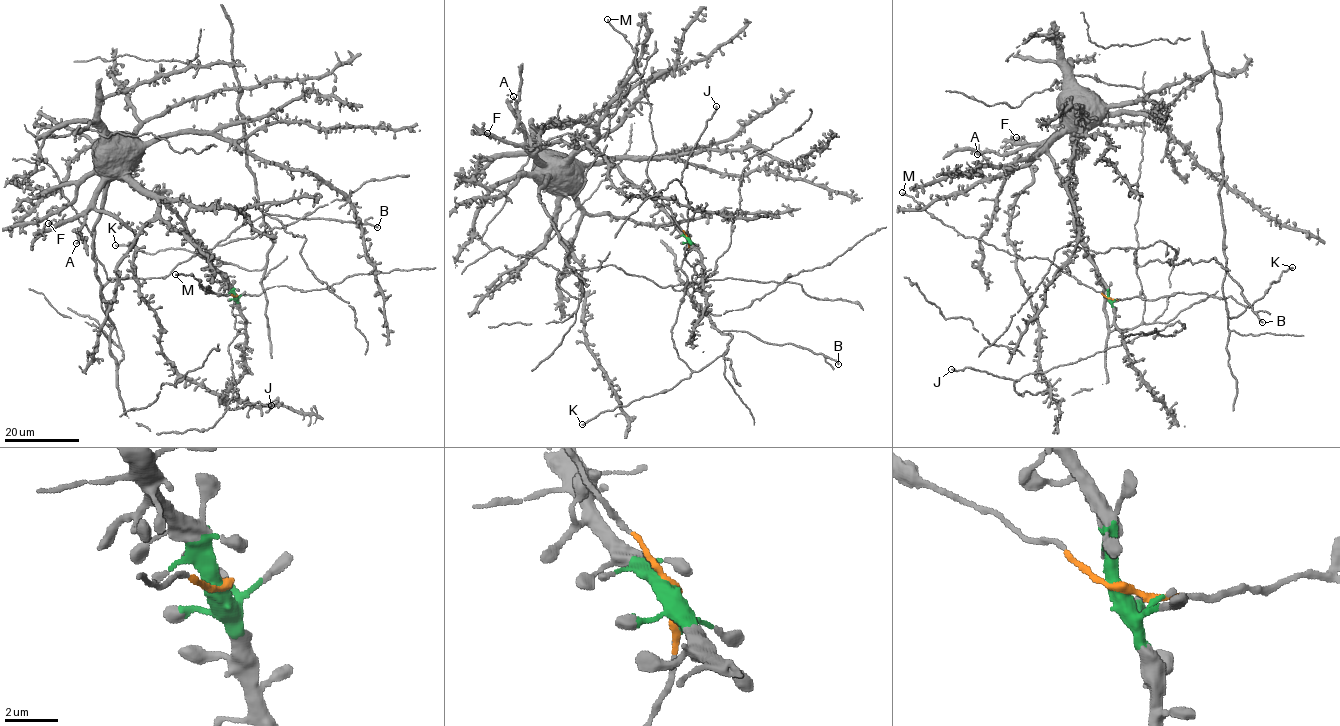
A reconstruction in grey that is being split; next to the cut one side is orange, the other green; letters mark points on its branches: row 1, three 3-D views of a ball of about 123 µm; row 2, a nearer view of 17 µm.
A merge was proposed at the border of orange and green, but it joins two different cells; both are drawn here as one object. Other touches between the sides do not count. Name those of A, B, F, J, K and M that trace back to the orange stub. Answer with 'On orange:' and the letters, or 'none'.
On orange: B, K, M

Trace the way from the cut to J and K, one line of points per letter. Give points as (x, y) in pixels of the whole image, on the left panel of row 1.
J: (236, 296), (245, 330), (228, 347), (235, 388), (229, 408), (234, 409), (259, 401), (271, 405)
K: (236, 296), (224, 273), (212, 269), (217, 261), (228, 263), (204, 253), (150, 254), (115, 245)

